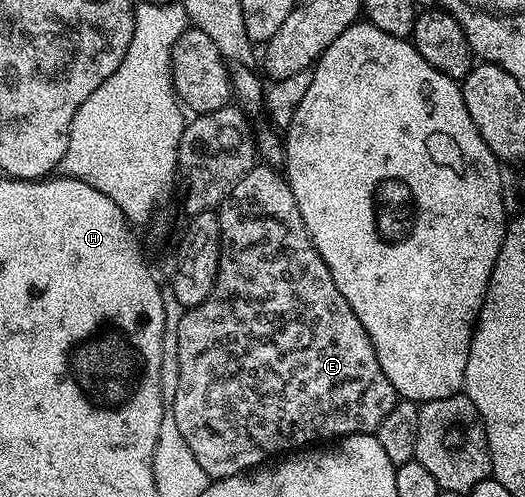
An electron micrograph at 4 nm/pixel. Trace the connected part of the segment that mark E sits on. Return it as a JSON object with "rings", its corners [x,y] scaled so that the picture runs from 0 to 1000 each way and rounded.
{"rings":[[[484,332],[423,402],[413,435],[421,463],[417,541],[394,606],[387,606],[387,614],[358,620],[341,646],[341,775],[333,783],[333,855],[341,855],[341,871],[349,871],[349,887],[356,887],[364,911],[371,911],[371,928],[379,928],[387,952],[394,952],[400,966],[430,964],[480,948],[522,920],[535,920],[613,887],[640,887],[659,875],[716,869],[730,839],[737,839],[737,831],[745,831],[745,823],[760,807],[756,785],[749,781],[745,767],[737,767],[737,751],[730,751],[730,734],[722,734],[722,718],[714,718],[699,662],[691,662],[684,638],[676,638],[669,614],[661,614],[661,598],[646,590],[646,573],[638,573],[615,517],[596,499],[585,453],[577,453],[577,429],[570,429],[570,412],[562,404],[562,388],[554,388],[549,360],[522,334]]]}

